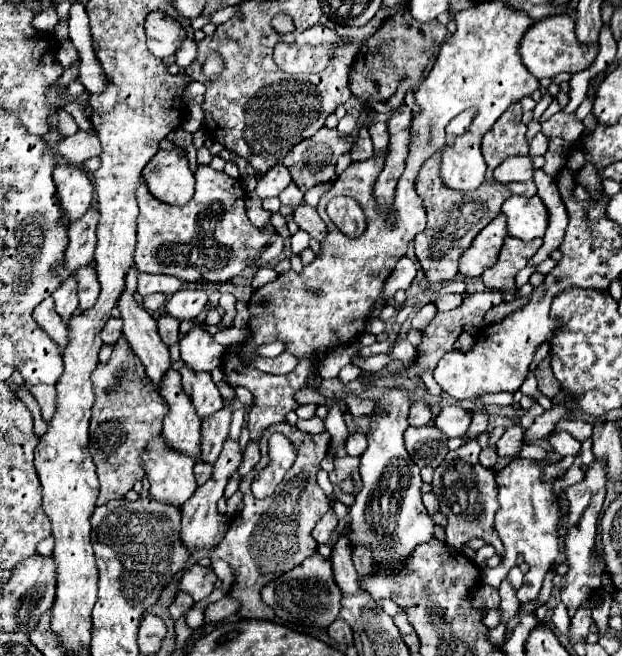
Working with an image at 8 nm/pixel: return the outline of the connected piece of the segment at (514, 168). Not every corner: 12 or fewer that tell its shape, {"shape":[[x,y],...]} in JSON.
{"shape":[[529,156],[507,158],[495,168],[495,178],[527,182],[533,178]]}

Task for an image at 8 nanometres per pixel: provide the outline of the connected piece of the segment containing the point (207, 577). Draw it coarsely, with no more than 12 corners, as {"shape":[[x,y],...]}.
{"shape":[[195,564],[179,580],[179,590],[199,602],[211,594],[215,572]]}

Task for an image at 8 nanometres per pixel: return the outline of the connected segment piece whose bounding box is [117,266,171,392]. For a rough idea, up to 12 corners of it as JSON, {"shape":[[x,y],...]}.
{"shape":[[137,268],[125,274],[117,308],[123,334],[157,392],[171,368],[157,320],[135,300]]}

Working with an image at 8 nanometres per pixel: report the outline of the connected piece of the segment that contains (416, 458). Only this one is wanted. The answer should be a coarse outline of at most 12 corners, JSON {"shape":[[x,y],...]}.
{"shape":[[409,426],[405,448],[411,460],[437,468],[449,452],[435,426]]}

